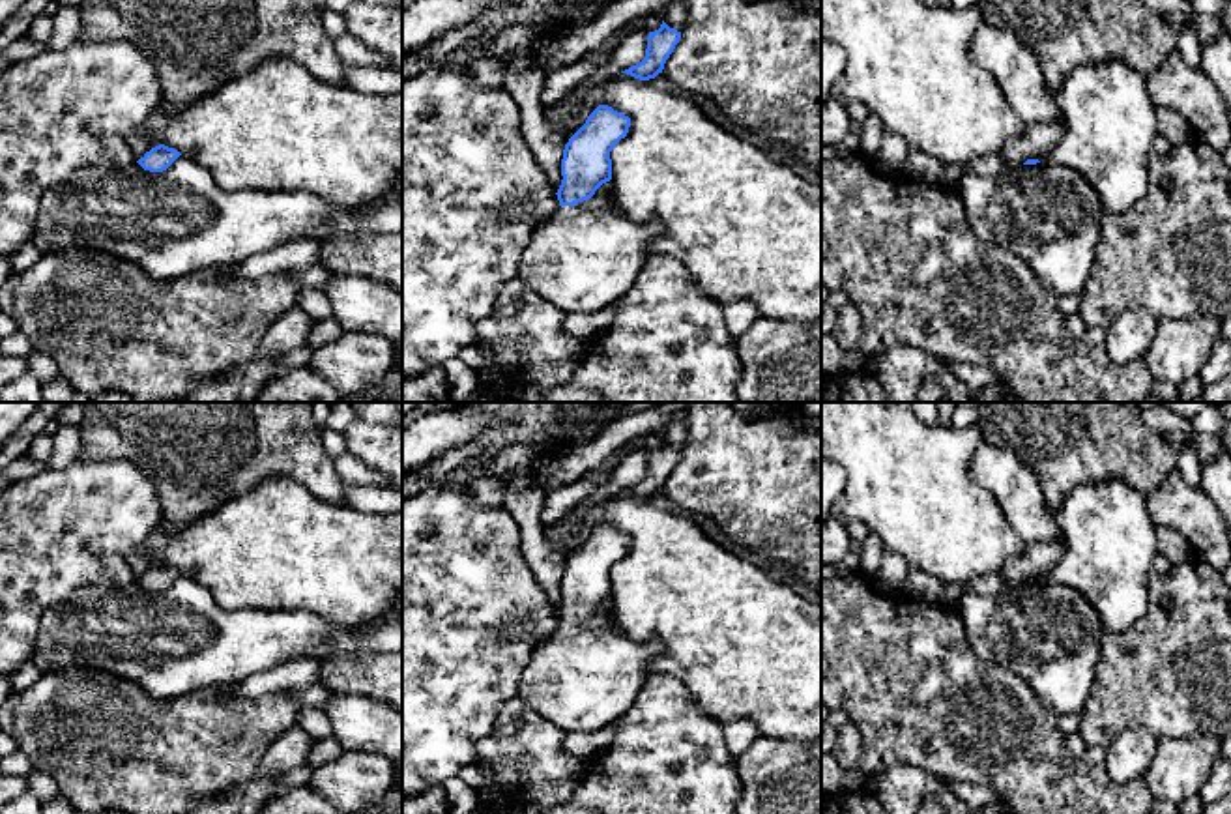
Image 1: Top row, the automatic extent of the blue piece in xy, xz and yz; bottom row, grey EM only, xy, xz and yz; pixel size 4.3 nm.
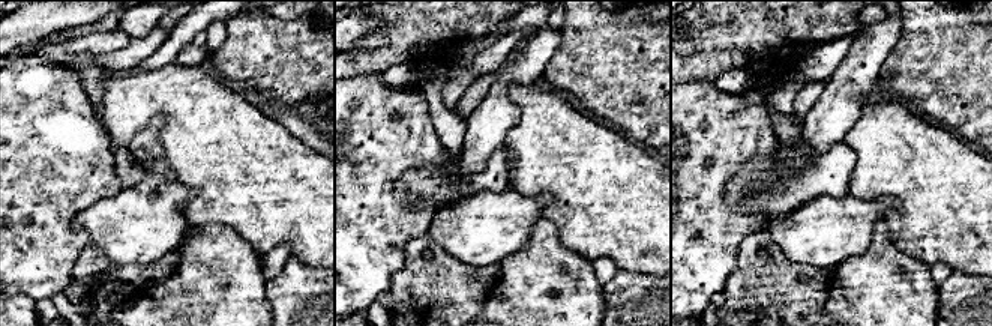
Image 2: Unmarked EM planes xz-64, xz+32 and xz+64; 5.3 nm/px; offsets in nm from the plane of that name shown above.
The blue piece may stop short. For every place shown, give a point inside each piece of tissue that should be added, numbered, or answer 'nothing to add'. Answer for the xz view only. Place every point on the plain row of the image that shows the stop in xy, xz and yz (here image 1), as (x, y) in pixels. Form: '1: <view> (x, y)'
1: xz (580, 680)

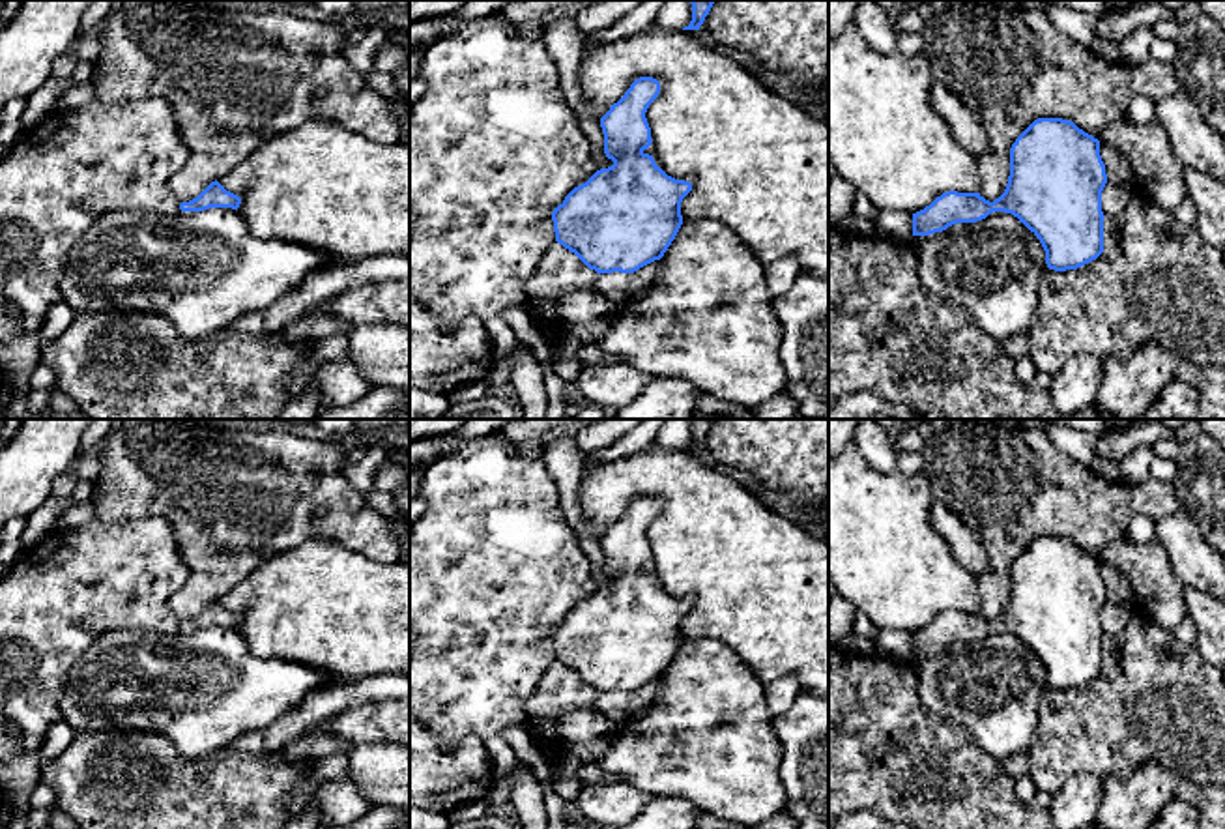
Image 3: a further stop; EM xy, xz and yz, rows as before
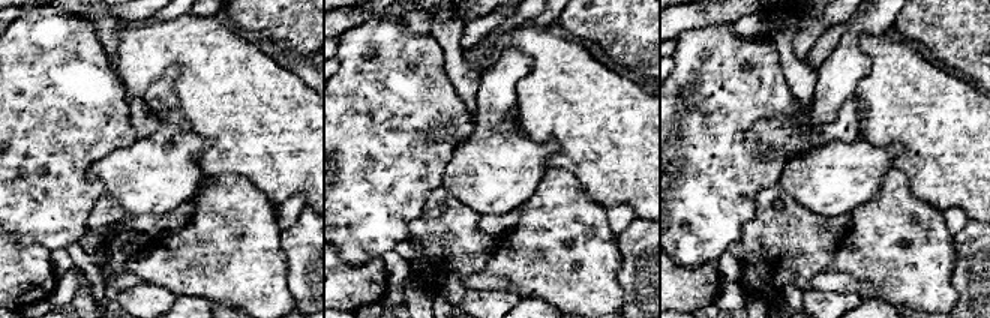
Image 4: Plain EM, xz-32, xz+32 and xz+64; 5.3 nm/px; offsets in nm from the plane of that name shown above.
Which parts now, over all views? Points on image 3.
nothing to add

